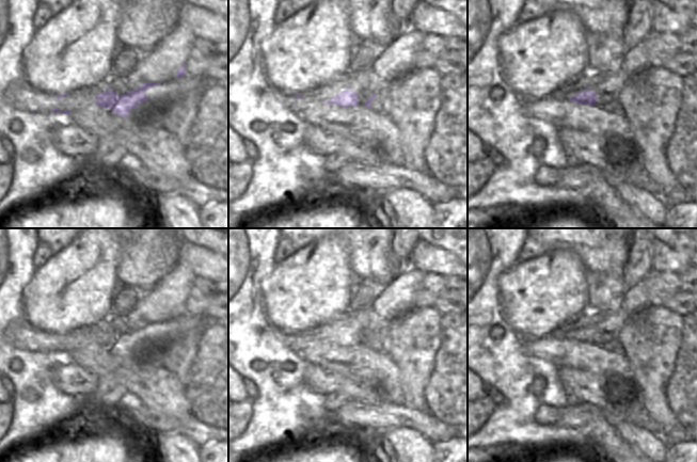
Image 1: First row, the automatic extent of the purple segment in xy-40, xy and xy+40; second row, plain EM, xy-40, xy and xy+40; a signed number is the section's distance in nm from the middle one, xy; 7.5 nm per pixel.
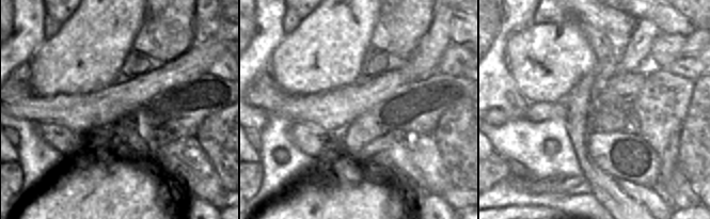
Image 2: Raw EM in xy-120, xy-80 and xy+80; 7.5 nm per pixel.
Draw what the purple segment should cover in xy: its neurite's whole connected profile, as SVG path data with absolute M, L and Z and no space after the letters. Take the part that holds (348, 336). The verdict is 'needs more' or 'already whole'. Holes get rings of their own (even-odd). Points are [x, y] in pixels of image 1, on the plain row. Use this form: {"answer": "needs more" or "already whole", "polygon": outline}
{"answer": "already whole", "polygon": "M346 328L342 332L337 332L335 336L331 336L329 340L322 340L323 342L335 342L344 347L350 345L358 345L358 335L355 330Z"}

